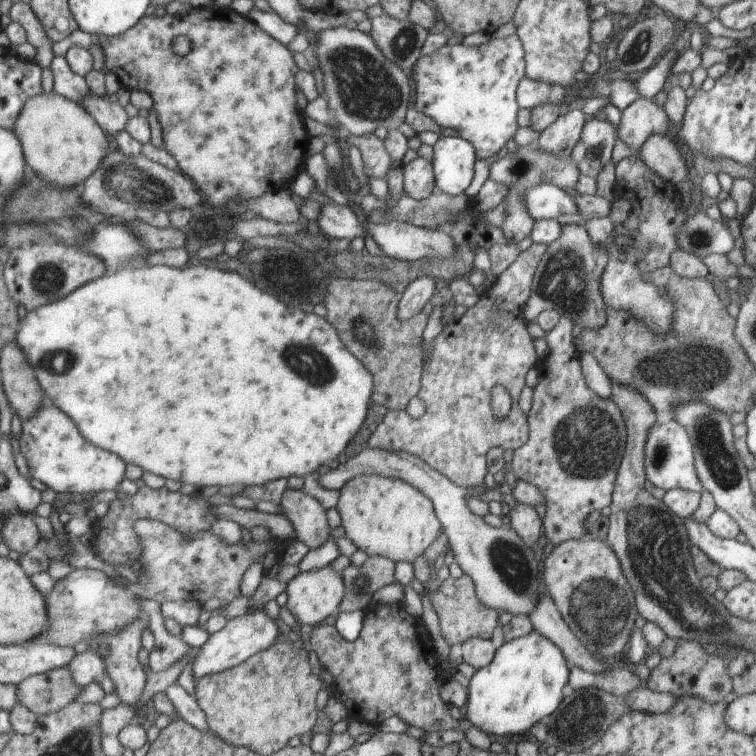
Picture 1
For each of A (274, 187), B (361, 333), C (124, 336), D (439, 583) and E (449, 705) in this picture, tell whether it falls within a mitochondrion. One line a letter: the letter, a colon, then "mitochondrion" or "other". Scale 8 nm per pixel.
A: other
B: mitochondrion
C: other
D: other
E: other

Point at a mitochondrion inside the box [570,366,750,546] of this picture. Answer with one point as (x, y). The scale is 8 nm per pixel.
(723, 467)

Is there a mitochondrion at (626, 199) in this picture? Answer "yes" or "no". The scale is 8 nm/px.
no

